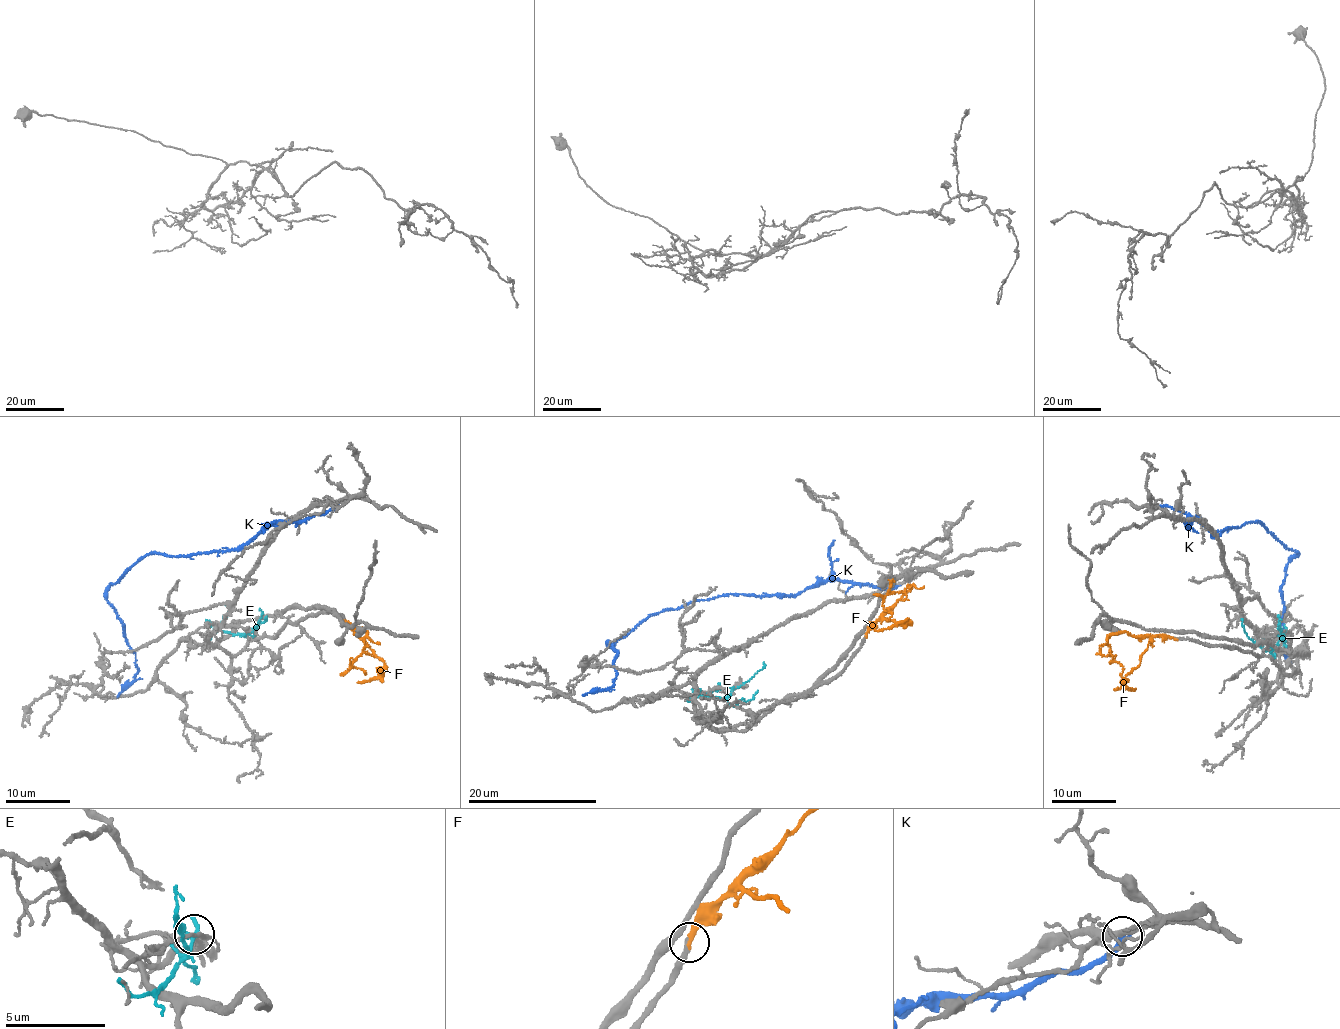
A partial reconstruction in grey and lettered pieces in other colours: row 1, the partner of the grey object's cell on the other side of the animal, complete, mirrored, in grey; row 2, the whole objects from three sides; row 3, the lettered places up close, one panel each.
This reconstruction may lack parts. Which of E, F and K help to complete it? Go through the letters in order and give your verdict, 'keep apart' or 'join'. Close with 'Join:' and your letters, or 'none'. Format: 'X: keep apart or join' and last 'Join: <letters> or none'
E: keep apart
F: join
K: keep apart
Join: F

